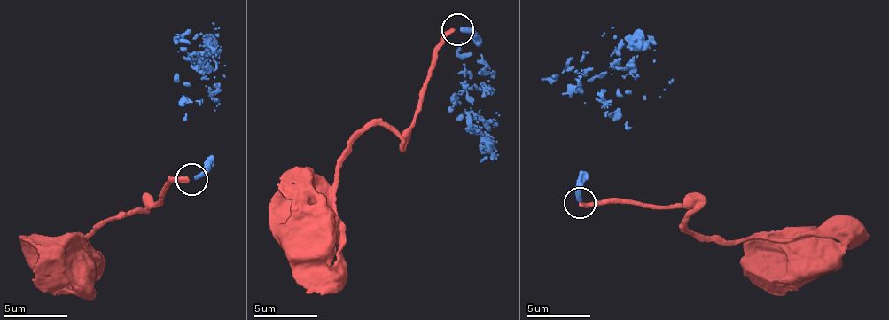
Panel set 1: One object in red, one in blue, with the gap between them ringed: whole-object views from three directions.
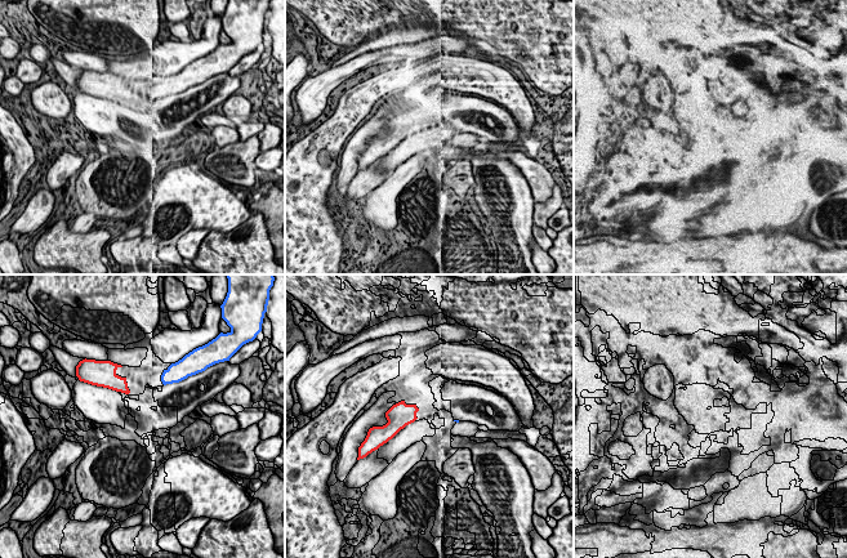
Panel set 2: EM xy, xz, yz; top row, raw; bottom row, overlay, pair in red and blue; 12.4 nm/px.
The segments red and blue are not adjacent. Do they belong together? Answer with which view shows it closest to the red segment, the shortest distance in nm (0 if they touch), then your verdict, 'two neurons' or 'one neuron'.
nearest in xy; 420 nm apart; one neuron

